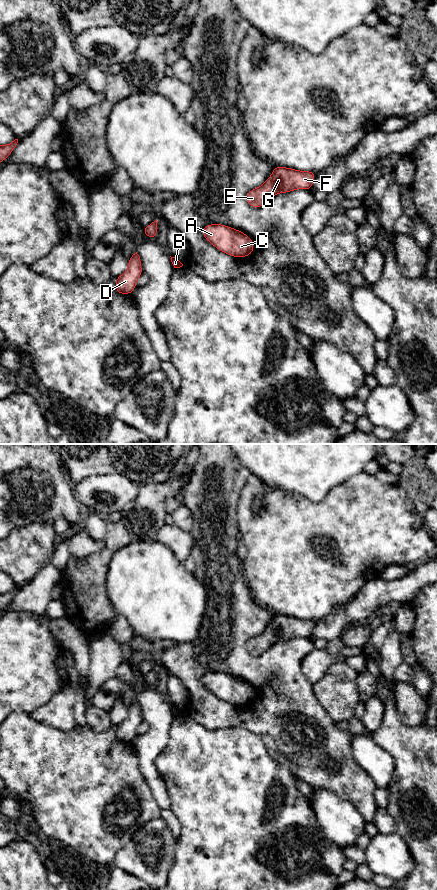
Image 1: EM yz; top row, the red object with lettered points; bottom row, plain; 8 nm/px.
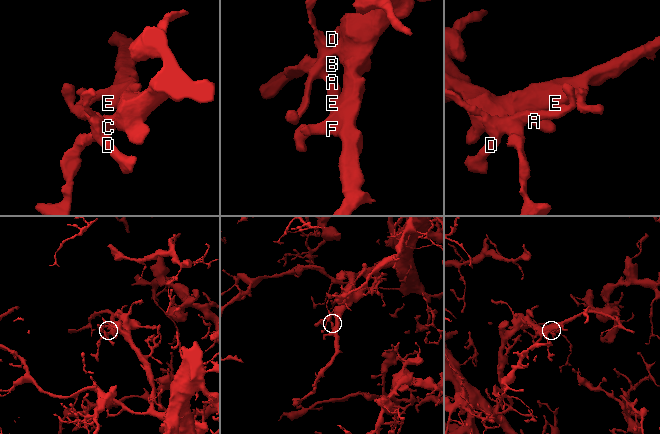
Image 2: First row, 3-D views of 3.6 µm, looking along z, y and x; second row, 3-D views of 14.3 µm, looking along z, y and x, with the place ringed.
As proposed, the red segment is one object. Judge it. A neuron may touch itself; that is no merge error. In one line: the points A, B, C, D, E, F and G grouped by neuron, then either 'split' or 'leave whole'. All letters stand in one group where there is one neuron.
A B C D E F G; leave whole

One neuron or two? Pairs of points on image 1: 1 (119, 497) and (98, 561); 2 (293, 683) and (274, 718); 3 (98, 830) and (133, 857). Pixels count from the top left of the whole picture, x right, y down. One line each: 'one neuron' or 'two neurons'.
1: two neurons
2: one neuron
3: two neurons

